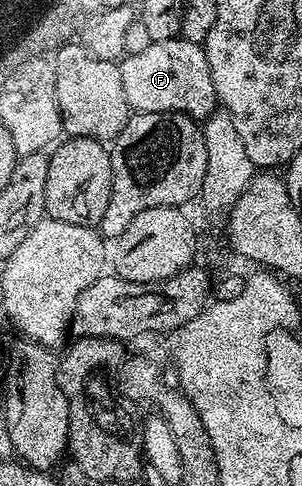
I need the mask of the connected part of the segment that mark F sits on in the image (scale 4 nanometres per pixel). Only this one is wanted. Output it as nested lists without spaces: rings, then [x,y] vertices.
[[[180,35],[166,41],[150,41],[143,51],[126,53],[119,64],[123,75],[123,95],[127,95],[130,110],[138,113],[186,113],[191,118],[204,119],[218,108],[215,83],[211,79],[211,67],[204,48],[183,40]]]

